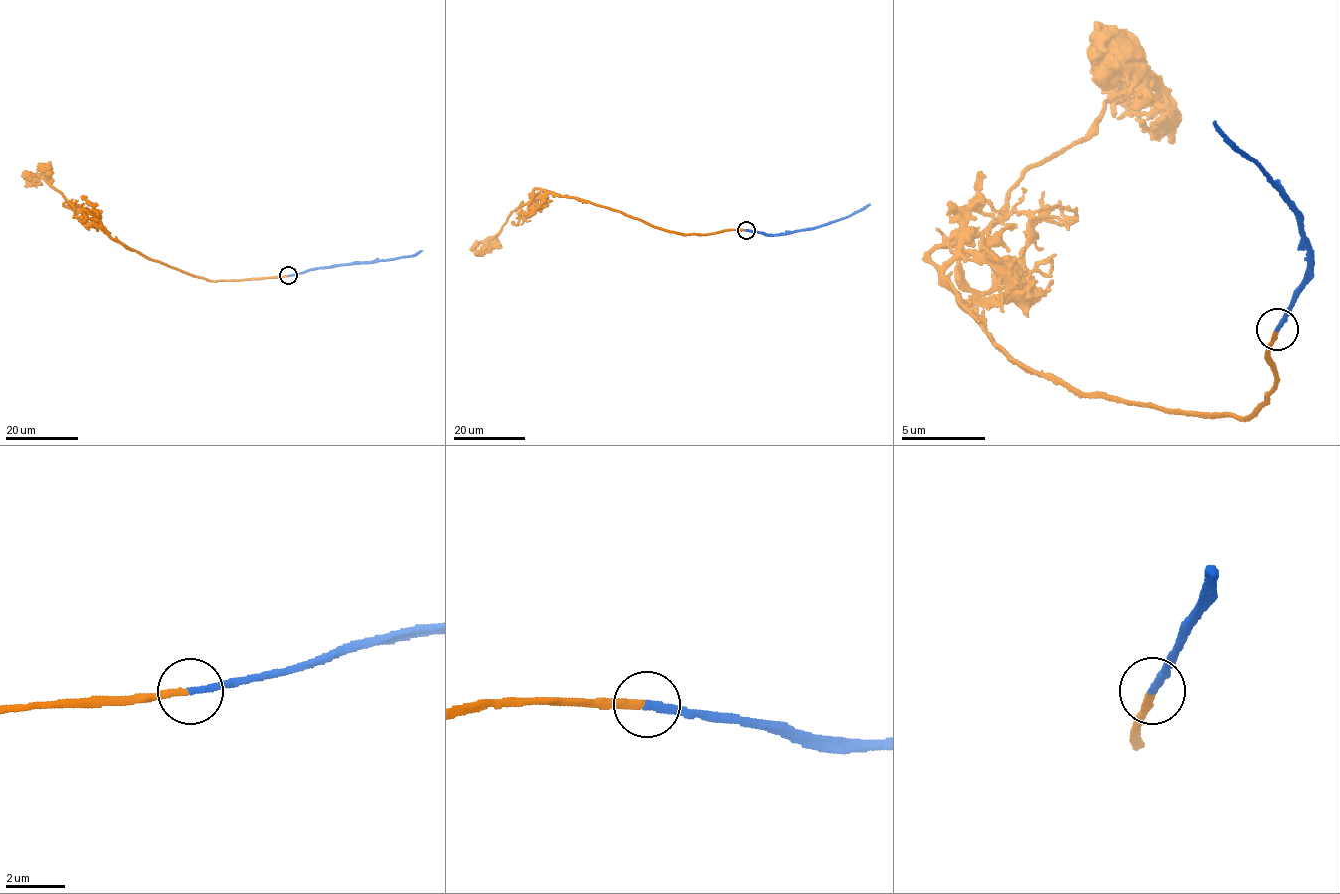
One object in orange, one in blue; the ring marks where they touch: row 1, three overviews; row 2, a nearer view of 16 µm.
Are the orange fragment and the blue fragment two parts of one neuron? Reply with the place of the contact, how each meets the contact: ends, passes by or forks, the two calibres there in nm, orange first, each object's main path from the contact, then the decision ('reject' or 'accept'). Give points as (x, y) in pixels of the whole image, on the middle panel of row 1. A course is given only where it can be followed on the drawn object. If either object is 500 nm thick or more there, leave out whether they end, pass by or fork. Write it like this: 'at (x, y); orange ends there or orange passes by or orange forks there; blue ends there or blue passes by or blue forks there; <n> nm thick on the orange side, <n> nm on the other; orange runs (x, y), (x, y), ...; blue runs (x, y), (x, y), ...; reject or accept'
at (746, 230); orange ends there; blue ends there; 280 nm thick on the orange side, 280 nm on the other; orange runs (745, 230), (667, 231), (537, 189), (477, 254), (474, 247), (482, 242); blue runs (746, 230), (785, 234), (811, 229), (850, 216), (869, 204); accept

